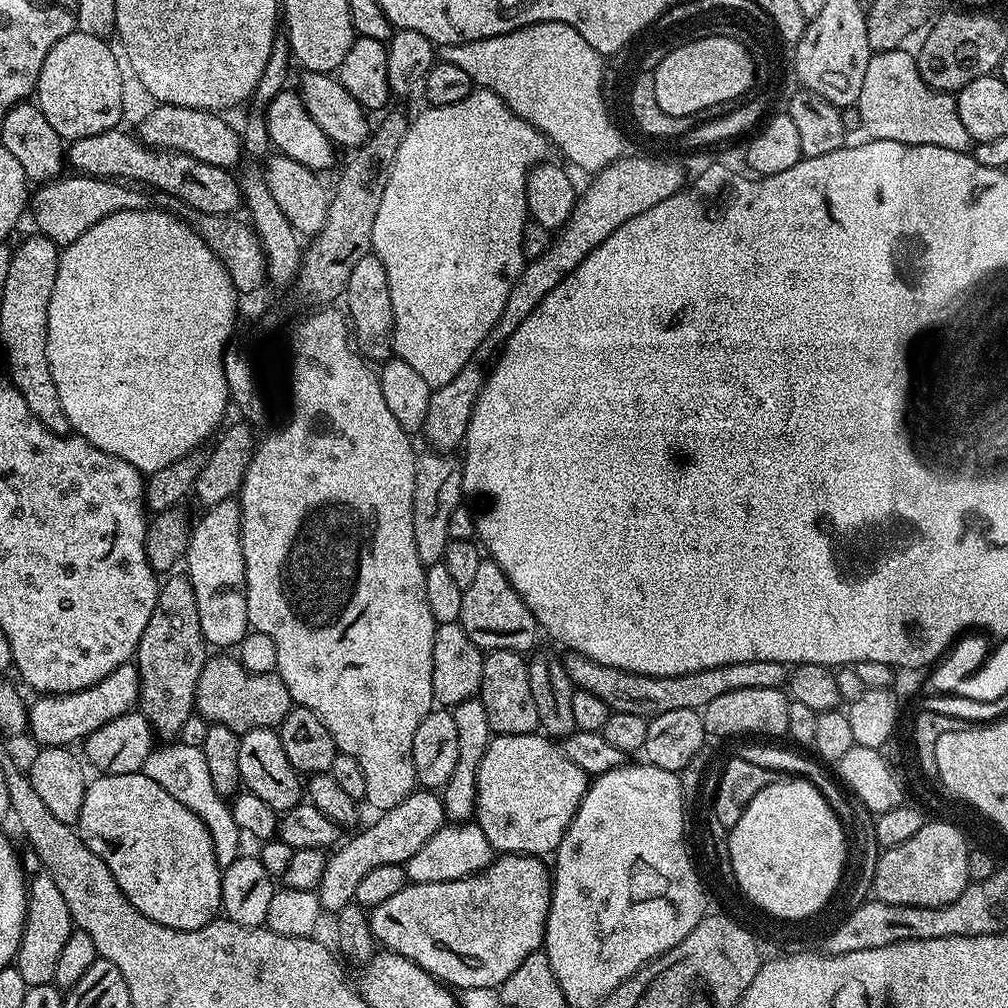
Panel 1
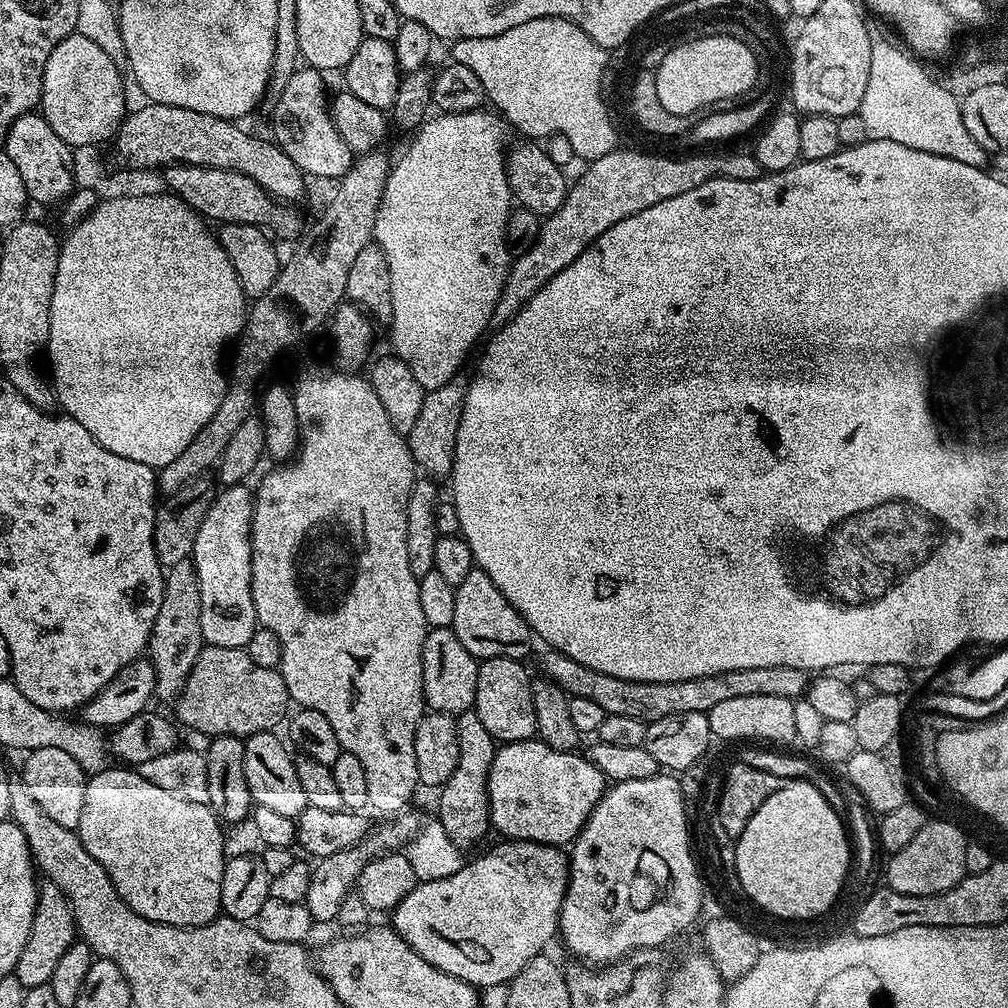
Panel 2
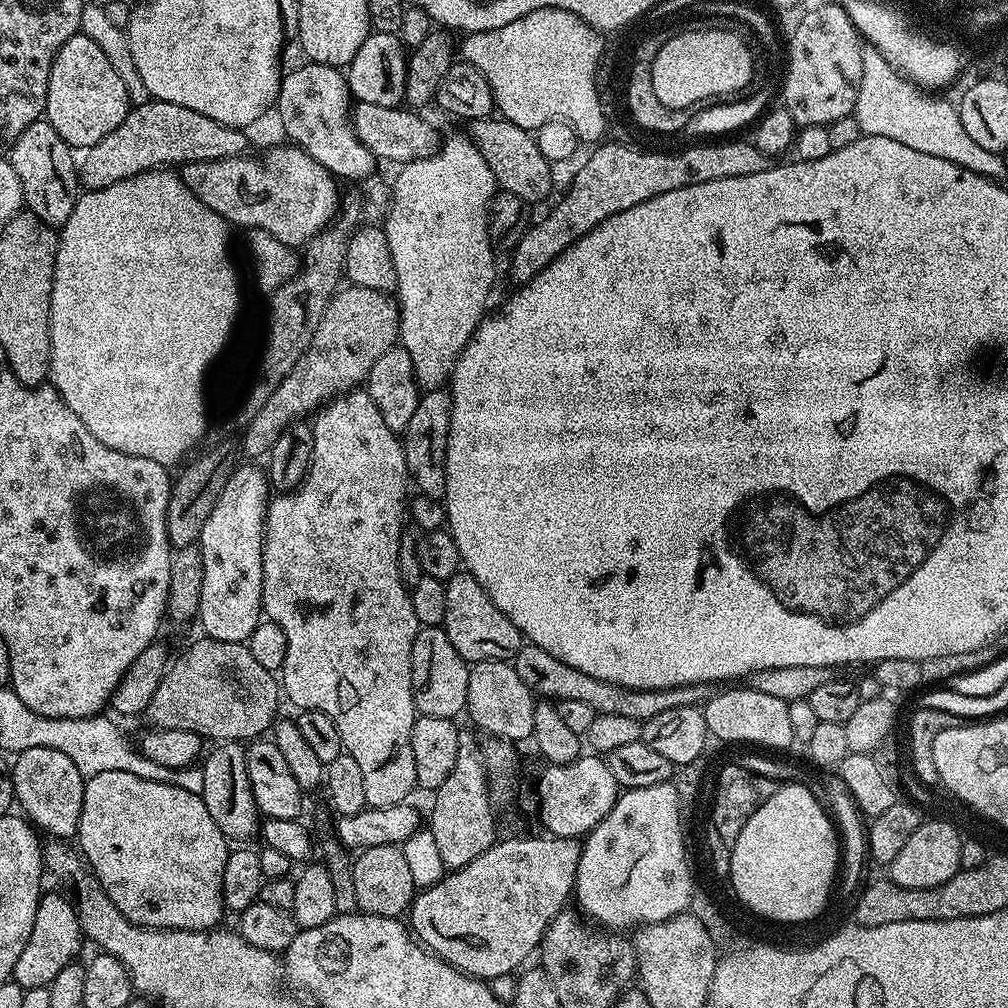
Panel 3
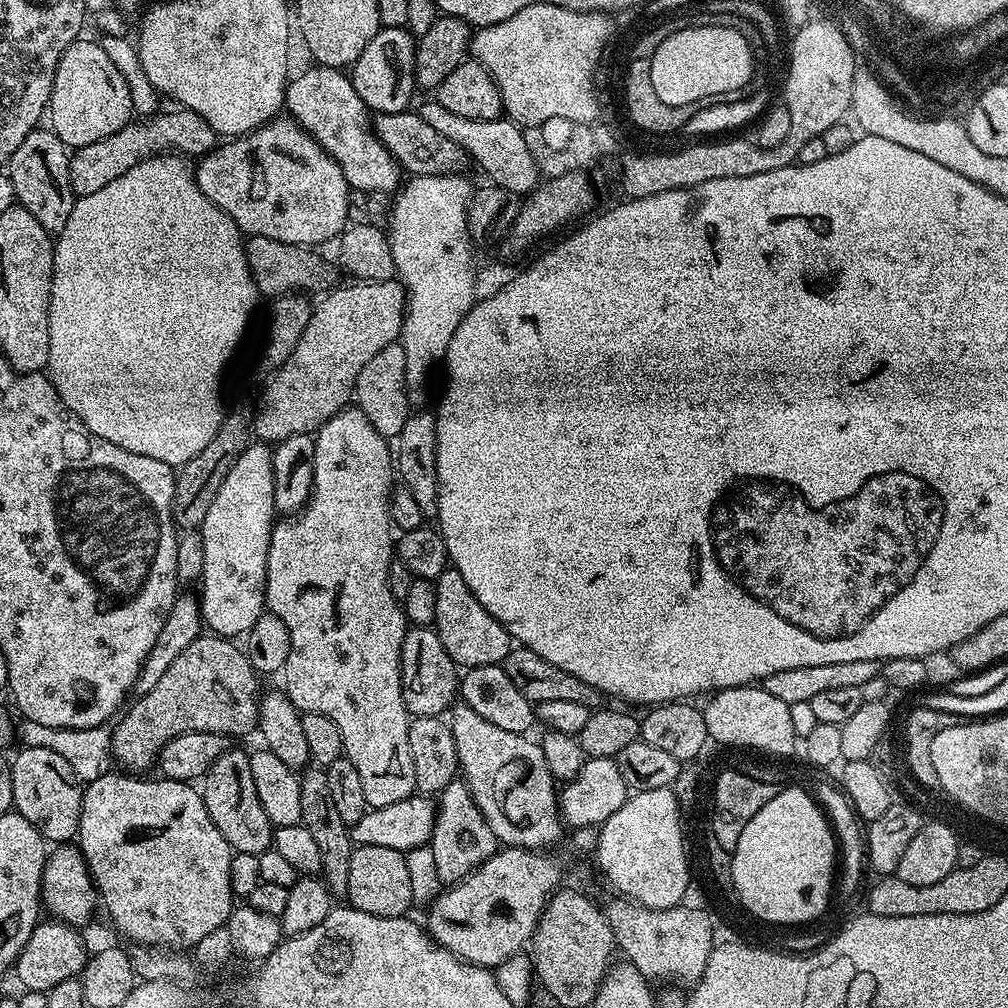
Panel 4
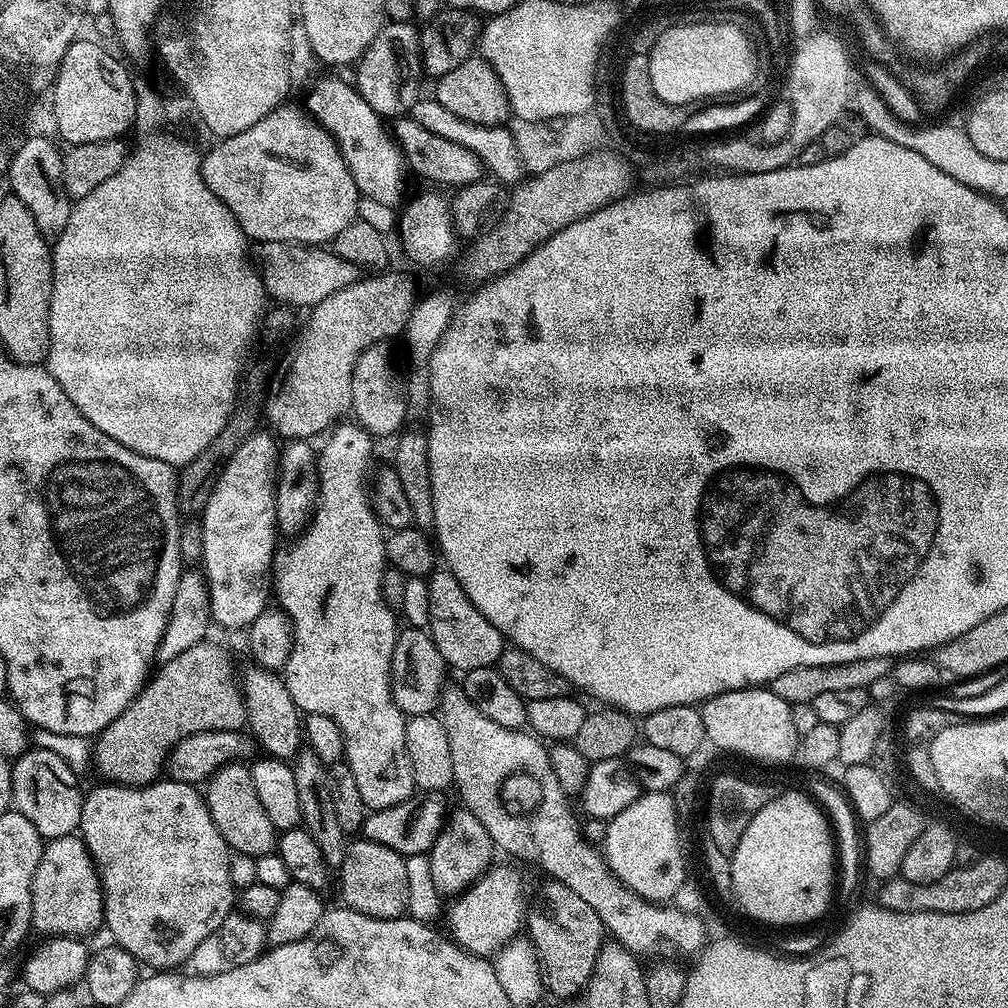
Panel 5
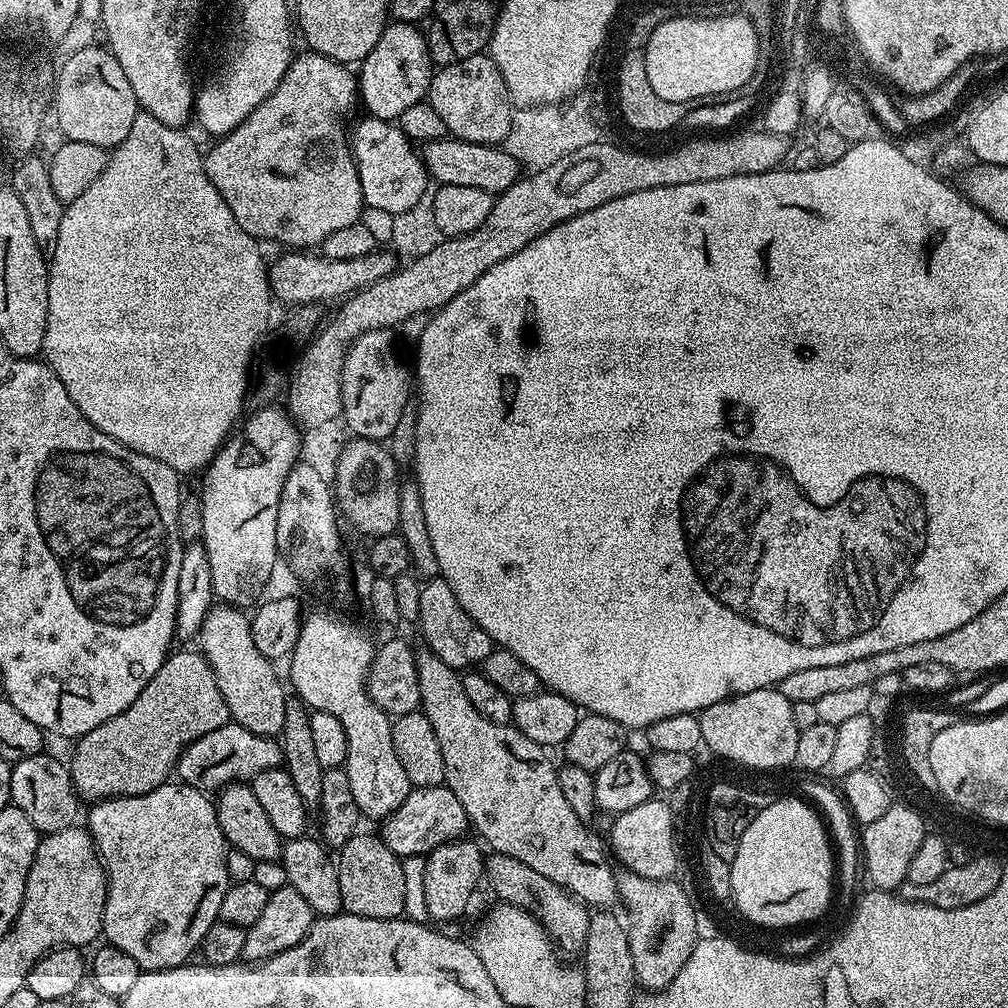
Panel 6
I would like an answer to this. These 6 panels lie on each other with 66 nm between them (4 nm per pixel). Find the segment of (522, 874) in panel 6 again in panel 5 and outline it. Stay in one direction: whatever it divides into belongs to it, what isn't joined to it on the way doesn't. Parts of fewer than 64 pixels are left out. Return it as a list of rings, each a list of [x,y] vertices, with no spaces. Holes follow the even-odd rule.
[[[551,878],[543,882],[526,908],[526,936],[536,949],[545,989],[556,996],[579,997],[592,977],[598,950],[606,939],[606,929],[598,914],[594,914],[594,906],[578,898],[570,886]]]

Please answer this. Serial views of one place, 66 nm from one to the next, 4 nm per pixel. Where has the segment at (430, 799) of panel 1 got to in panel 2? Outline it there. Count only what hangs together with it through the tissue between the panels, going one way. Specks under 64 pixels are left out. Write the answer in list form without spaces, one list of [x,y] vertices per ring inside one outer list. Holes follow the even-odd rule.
[[[413,810],[395,813],[385,828],[369,831],[361,844],[350,846],[346,850],[338,850],[329,856],[321,856],[311,865],[312,877],[310,888],[306,890],[304,905],[310,910],[313,921],[317,925],[332,924],[336,919],[342,898],[356,886],[356,878],[362,874],[362,866],[366,866],[374,858],[384,856],[388,852],[399,852],[418,834],[422,817]]]

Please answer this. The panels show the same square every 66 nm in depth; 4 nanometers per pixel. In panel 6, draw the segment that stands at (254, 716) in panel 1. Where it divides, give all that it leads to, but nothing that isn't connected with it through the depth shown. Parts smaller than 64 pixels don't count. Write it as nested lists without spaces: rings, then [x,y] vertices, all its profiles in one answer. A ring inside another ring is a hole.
[[[173,651],[164,665],[146,682],[142,694],[134,698],[134,702],[122,714],[114,714],[102,726],[94,726],[85,736],[75,741],[76,753],[70,759],[72,785],[76,788],[77,797],[81,801],[99,802],[112,800],[116,796],[137,796],[146,794],[158,786],[169,783],[176,771],[180,753],[188,748],[202,734],[210,734],[210,730],[218,730],[229,723],[228,707],[222,698],[222,690],[212,673],[207,658],[199,651]]]

